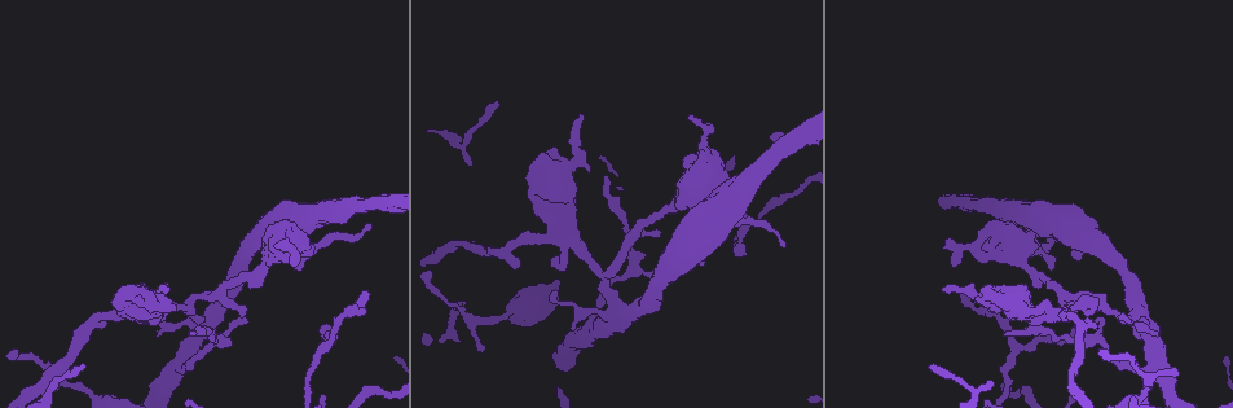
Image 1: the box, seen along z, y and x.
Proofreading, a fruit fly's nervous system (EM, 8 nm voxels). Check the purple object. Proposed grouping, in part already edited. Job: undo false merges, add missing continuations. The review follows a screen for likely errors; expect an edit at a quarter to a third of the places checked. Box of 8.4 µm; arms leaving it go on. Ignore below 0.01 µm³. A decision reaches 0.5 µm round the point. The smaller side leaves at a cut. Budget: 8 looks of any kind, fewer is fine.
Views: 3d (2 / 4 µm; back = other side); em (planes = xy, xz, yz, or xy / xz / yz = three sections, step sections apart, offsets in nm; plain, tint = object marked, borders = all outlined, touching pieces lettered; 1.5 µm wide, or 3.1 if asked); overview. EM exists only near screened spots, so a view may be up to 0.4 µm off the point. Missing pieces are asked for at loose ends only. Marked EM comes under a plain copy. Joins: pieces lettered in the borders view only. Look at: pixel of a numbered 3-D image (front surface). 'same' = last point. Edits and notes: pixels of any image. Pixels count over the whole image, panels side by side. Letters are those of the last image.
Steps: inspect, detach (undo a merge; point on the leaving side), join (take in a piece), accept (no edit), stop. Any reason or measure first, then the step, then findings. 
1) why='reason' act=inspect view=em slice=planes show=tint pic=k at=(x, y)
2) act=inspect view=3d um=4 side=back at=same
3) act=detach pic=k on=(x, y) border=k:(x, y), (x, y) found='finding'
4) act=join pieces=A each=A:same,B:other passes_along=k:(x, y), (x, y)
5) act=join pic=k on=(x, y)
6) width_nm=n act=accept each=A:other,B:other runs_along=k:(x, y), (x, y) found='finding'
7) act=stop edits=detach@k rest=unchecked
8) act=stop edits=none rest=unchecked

why='branch stops here' act=inspect view=3d um=4 pic=1 at=(531, 192)

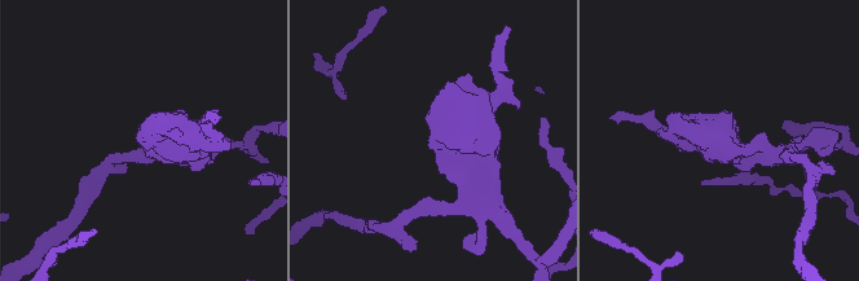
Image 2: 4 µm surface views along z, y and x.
why='now the EM' act=inspect view=em slice=planes show=tint pic=2 at=(141, 135)

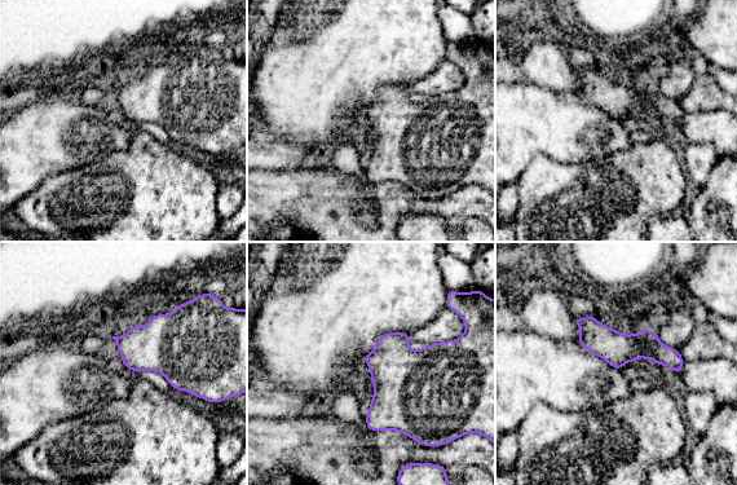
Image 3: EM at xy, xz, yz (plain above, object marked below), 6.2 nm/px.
act=inspect view=em slice=planes show=borders at=same

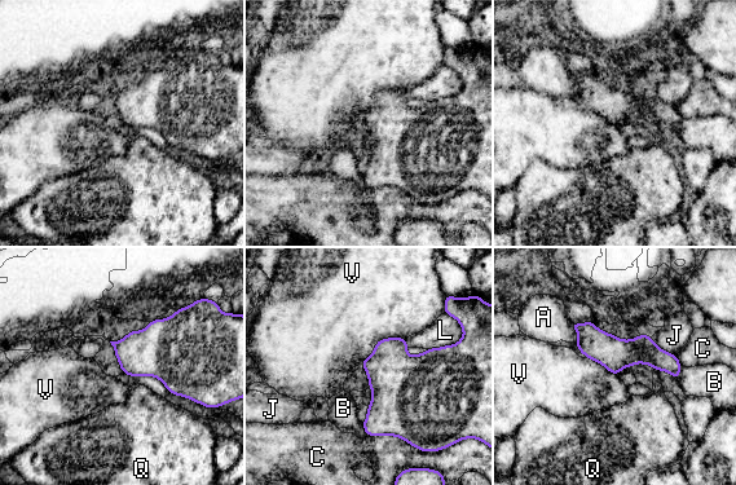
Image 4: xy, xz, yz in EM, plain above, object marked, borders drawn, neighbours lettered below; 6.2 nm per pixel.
width_nm=200 act=accept each=A:other,B:other,C:other,J:other,L:other,Q:other,V:other border=4:(571, 322), (577, 334), (576, 343) found='none of them fits'

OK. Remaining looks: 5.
why='four arms meet' act=inspect view=em slice=planes show=borders pic=1 at=(1135, 320)

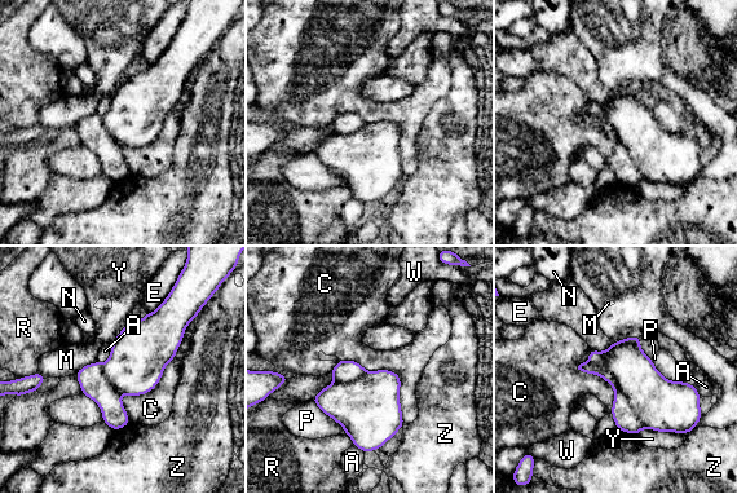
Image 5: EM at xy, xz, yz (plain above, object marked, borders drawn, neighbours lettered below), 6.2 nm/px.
act=detach pic=5 on=(626, 420) each=A:other,C:other,E:other,M:other,N:other,P:other,R:other,W:other,Y:other,Z:other border=5:(590, 360), (610, 374), (645, 427) found='a second cell is stuck on'

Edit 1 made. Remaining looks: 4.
act=stop edits=detach@5 rest=unchecked

